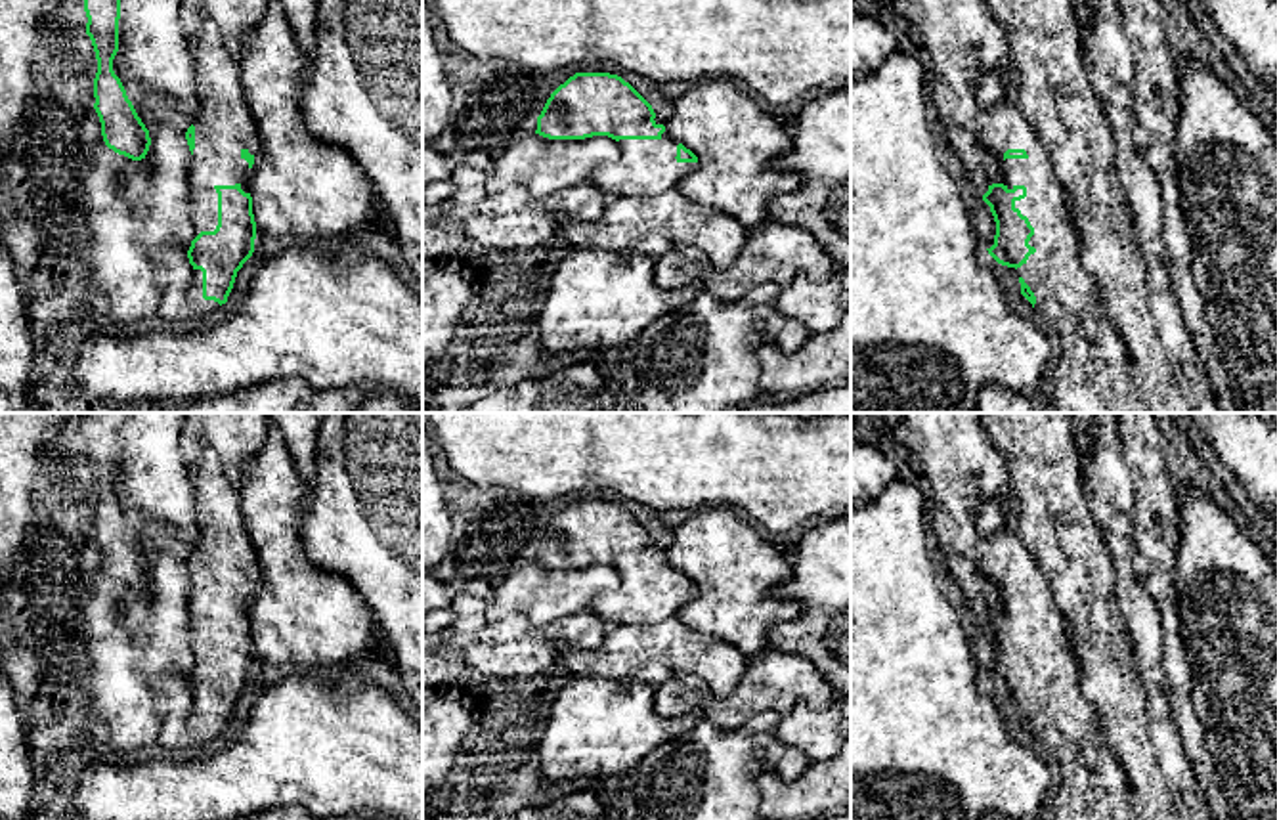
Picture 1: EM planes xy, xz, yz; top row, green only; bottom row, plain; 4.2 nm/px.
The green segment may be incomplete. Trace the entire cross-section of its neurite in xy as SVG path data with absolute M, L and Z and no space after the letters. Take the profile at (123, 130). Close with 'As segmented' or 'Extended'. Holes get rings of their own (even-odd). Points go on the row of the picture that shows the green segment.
M84 0L84 11L88 17L86 34L97 59L94 109L101 122L103 141L119 155L141 161L151 145L149 130L113 71L113 59L119 52L120 0Z. As segmented

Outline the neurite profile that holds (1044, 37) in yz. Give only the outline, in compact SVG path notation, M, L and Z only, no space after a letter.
M1072 0L985 2L1007 34L1021 113L1034 124L1053 162L1078 229L1082 266L1097 283L1105 312L1126 344L1134 384L1151 413L1191 413L1191 403L1181 392L1180 371L1168 357L1151 312L1147 262L1115 166L1116 140L1082 63L1082 29Z

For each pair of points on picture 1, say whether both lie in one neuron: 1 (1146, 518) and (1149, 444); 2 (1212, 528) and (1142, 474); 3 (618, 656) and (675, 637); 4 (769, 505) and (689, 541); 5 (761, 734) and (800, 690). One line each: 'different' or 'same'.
1: same
2: different
3: same
4: different
5: different

